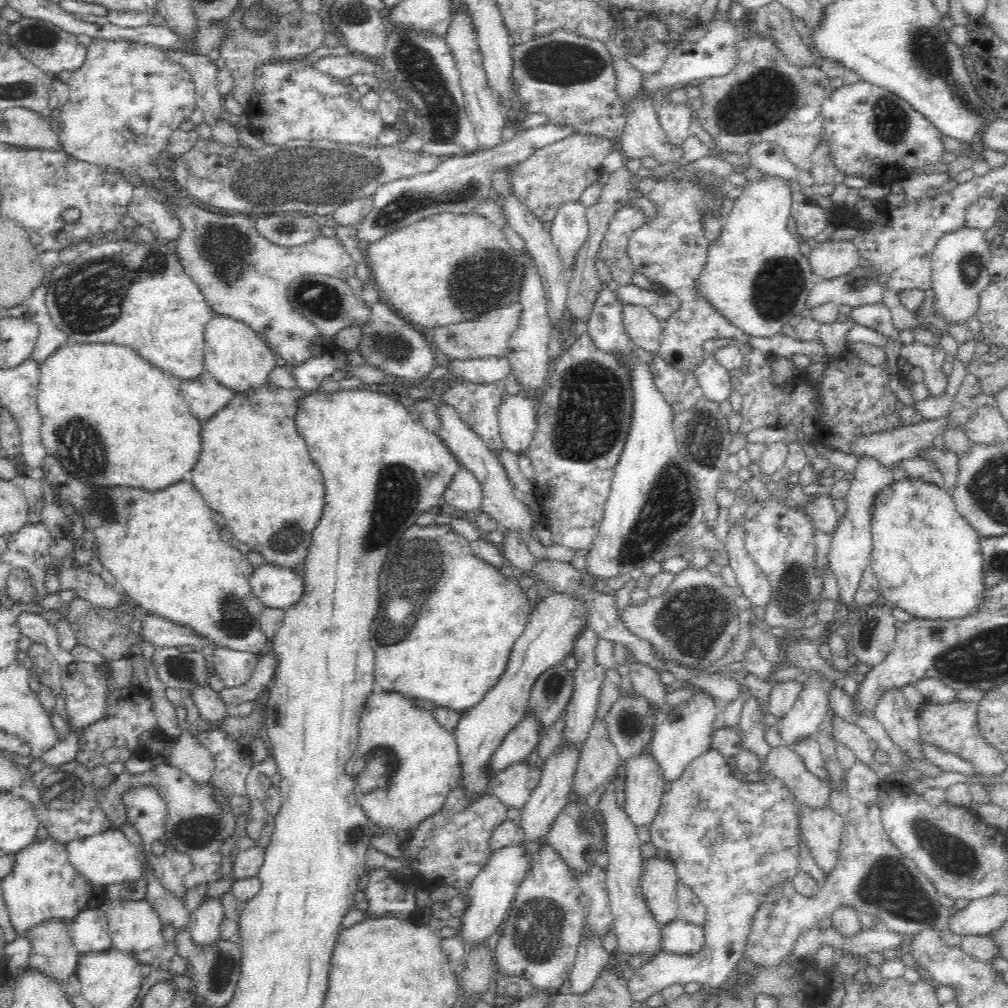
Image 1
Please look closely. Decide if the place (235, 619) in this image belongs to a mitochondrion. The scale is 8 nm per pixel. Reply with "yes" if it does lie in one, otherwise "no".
yes

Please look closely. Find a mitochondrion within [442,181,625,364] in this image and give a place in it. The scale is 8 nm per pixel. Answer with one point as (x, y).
(474, 286)

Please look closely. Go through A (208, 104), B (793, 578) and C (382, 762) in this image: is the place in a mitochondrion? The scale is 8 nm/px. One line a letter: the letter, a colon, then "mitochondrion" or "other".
A: other
B: mitochondrion
C: mitochondrion

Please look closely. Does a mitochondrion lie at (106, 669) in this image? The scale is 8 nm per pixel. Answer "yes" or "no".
no

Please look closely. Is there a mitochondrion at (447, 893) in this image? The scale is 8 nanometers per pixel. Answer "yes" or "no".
no

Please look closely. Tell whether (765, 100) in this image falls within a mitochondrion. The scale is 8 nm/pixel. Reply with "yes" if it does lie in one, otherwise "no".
yes

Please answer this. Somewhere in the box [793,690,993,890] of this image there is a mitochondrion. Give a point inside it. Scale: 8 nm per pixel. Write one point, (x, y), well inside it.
(955, 858)

